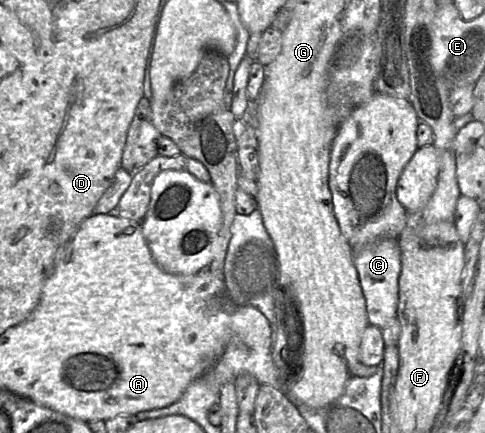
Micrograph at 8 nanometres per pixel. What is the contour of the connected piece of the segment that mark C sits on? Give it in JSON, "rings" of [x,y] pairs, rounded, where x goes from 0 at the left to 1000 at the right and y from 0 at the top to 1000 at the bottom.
{"rings":[[[788,550],[730,584],[730,610],[755,695],[759,746],[792,760],[819,734],[827,580],[821,552]]]}

